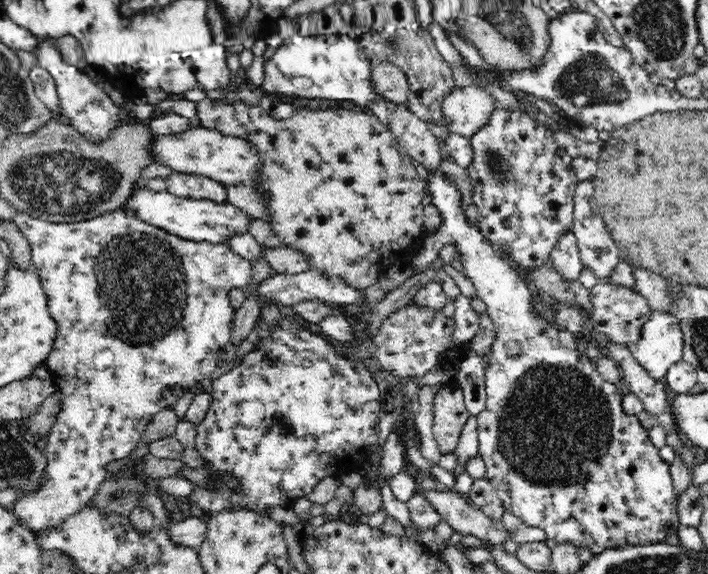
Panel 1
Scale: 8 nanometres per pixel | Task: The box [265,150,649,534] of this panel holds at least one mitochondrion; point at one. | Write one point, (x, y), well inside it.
(557, 419)

